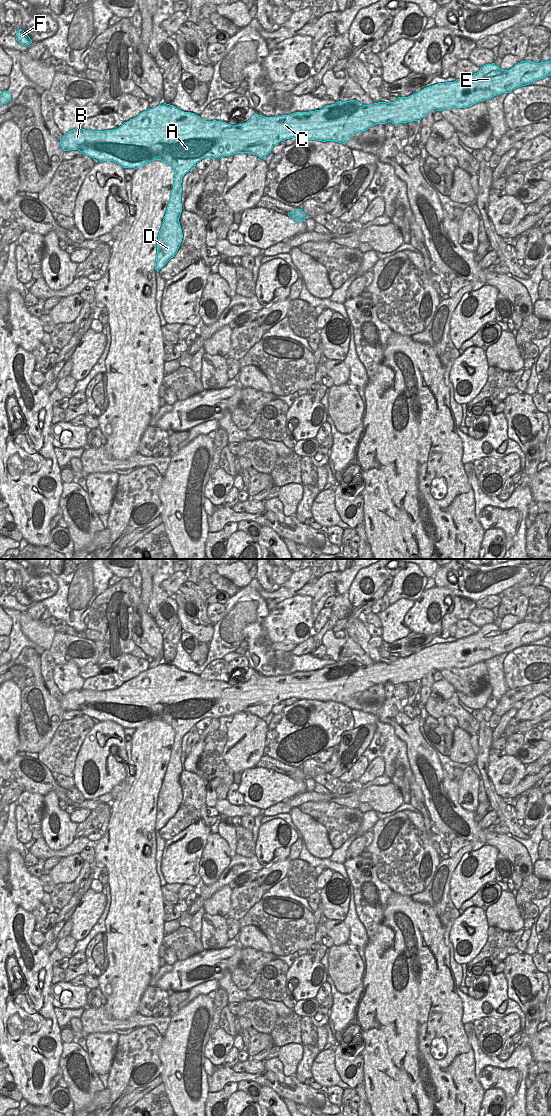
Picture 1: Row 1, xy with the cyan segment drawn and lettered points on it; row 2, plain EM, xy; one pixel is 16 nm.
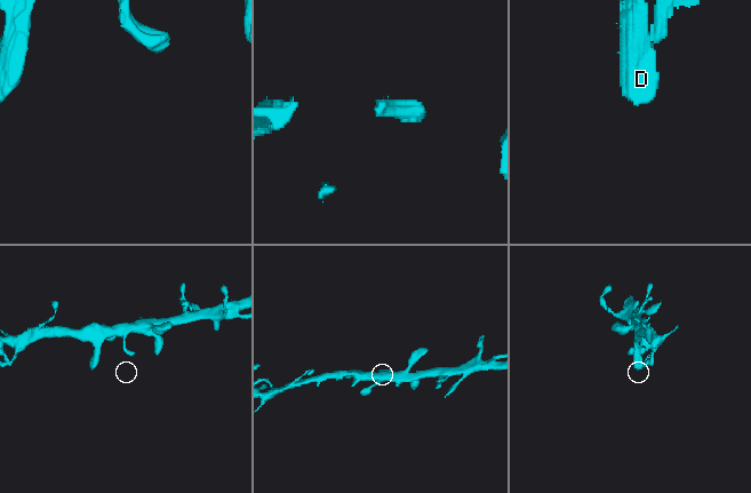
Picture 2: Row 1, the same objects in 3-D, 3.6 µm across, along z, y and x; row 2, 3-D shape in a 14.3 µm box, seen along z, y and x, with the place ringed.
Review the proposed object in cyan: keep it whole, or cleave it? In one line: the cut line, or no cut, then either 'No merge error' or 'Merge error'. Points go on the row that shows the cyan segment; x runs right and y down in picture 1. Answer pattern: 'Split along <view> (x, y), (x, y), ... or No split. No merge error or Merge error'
No split. No merge error.

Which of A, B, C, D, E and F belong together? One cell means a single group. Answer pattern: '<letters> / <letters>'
A B C D E F

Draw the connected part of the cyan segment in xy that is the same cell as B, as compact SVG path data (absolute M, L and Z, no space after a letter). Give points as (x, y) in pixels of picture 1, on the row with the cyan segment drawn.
M522 61L509 70L501 70L494 63L486 64L480 70L454 82L438 83L426 87L408 97L398 97L394 102L378 102L363 105L356 100L327 105L320 110L295 112L290 115L265 117L252 115L243 124L233 126L221 121L206 121L200 116L179 110L173 105L161 102L153 109L147 109L137 117L124 122L119 128L105 131L71 130L64 134L60 145L64 151L78 150L83 155L100 162L113 161L123 168L137 169L148 162L161 160L175 171L173 189L157 240L155 270L159 272L177 253L182 238L179 218L182 212L182 178L204 158L220 158L236 153L250 153L265 158L272 148L290 138L298 140L334 141L345 143L357 132L363 132L377 124L391 122L394 125L420 121L432 109L441 111L449 108L466 108L502 93L529 85L551 75L551 61L535 63Z

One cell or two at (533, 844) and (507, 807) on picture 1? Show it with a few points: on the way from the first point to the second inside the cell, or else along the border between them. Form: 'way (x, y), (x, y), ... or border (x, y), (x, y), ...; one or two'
border (510, 833), (522, 838), (530, 837); two

